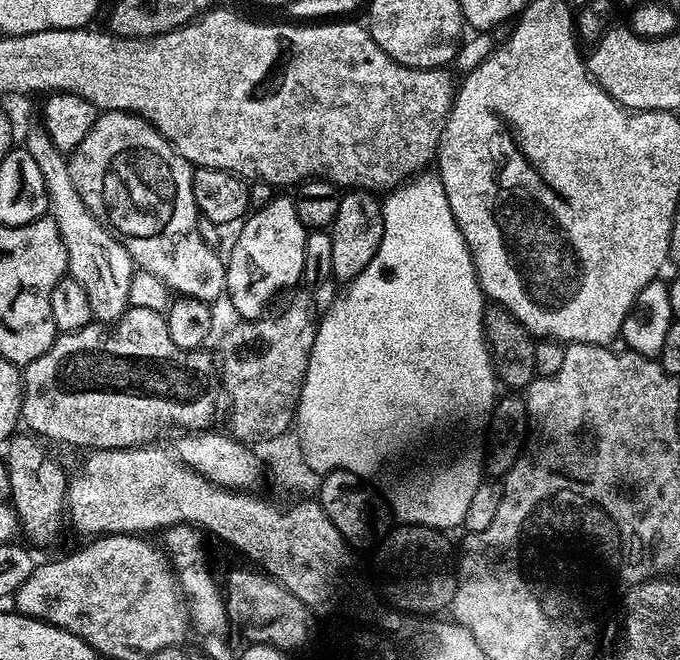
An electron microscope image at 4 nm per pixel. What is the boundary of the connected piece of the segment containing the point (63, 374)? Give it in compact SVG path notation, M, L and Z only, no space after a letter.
M131 306L125 308L119 318L111 323L93 322L77 332L62 332L55 342L42 354L42 358L34 358L22 372L22 399L20 415L22 424L29 433L43 438L45 441L57 440L60 444L73 444L76 448L87 450L111 450L114 448L142 448L151 445L167 428L184 428L180 430L208 430L213 427L212 419L216 416L216 388L221 387L222 380L218 375L218 364L208 352L200 348L179 348L174 346L170 338L167 319L154 310L142 310Z

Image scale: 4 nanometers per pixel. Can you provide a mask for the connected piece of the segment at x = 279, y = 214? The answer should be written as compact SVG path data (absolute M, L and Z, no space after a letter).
M277 195L266 206L255 209L239 228L240 233L232 244L232 253L227 253L226 256L226 296L227 299L232 299L232 308L237 312L237 317L254 320L265 315L267 308L264 307L276 295L279 297L285 290L301 283L302 254L306 250L309 229L305 228L304 223L298 218L296 202L291 195Z

